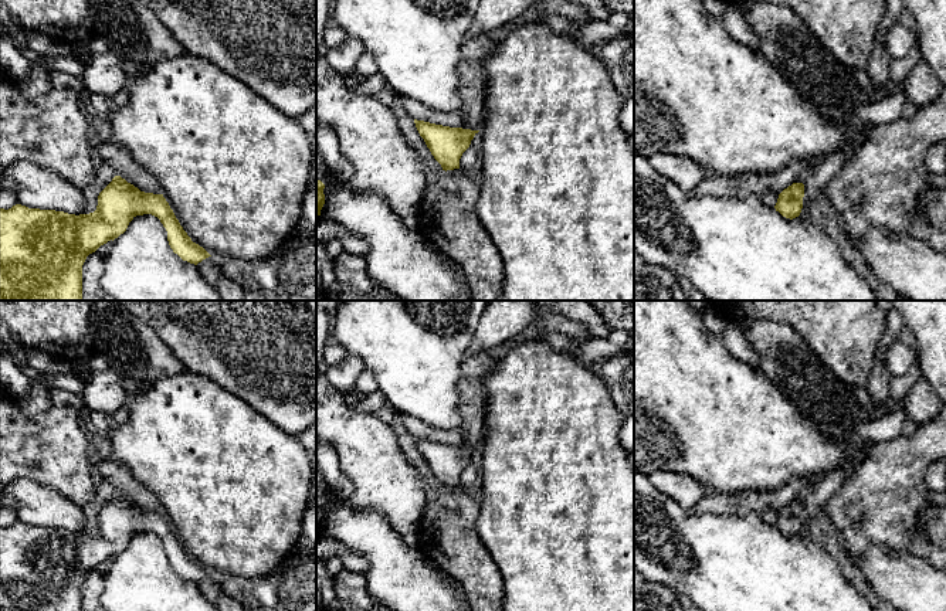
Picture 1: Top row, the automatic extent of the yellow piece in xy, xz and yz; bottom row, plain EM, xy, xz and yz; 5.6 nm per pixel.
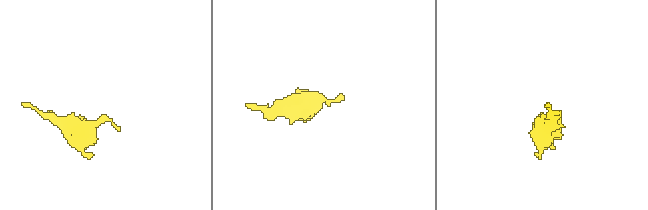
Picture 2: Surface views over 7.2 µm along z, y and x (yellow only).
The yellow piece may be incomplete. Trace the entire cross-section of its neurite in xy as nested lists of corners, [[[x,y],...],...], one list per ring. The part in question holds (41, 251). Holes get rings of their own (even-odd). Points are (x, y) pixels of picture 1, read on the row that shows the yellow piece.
[[[115,176],[99,193],[96,210],[89,214],[75,215],[55,210],[28,208],[21,204],[9,210],[0,208],[0,301],[82,301],[82,265],[87,257],[108,241],[118,238],[136,215],[143,214],[152,214],[160,220],[167,231],[170,248],[183,261],[197,265],[211,257],[191,241],[163,194],[140,191],[121,176]]]

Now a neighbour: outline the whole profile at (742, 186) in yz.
[[[790,160],[777,172],[742,173],[736,176],[709,174],[695,190],[696,197],[712,194],[716,197],[746,198],[750,194],[763,197],[772,191],[780,194],[796,183],[800,174],[808,167],[806,160]]]

